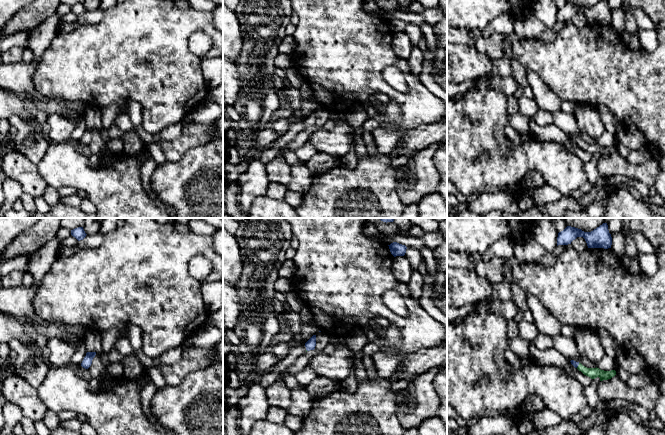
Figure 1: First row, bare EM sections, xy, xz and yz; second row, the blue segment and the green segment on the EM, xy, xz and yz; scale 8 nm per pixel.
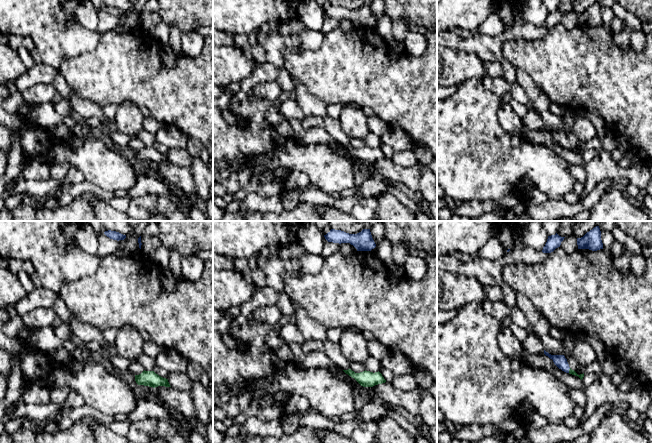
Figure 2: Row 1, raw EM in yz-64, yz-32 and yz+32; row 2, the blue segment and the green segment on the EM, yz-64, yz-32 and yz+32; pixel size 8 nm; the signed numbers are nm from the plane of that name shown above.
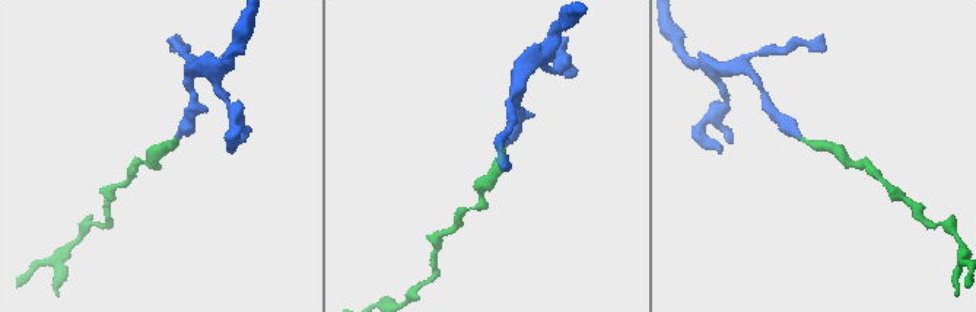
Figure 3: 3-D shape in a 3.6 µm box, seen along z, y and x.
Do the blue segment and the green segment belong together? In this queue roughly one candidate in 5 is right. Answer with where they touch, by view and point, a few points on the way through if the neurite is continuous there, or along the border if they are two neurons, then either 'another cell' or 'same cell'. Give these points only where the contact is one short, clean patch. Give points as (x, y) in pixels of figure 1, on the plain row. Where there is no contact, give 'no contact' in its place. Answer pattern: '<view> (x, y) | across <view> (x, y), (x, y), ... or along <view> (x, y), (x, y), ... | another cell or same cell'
yz (578, 140) | across yz (574, 139), (578, 140), (584, 146), (593, 149) | same cell

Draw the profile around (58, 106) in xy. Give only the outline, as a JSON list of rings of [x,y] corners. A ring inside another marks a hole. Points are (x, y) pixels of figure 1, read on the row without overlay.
[[[60,97],[49,98],[48,103],[35,102],[32,98],[29,100],[32,101],[38,108],[39,111],[43,111],[49,115],[58,115],[64,118],[68,118],[73,124],[76,125],[78,120],[83,116],[82,110],[75,110],[70,106],[70,101],[66,101]]]

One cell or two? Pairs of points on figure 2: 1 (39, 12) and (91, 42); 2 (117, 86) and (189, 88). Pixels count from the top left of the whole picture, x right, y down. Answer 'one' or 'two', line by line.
1: one
2: one

